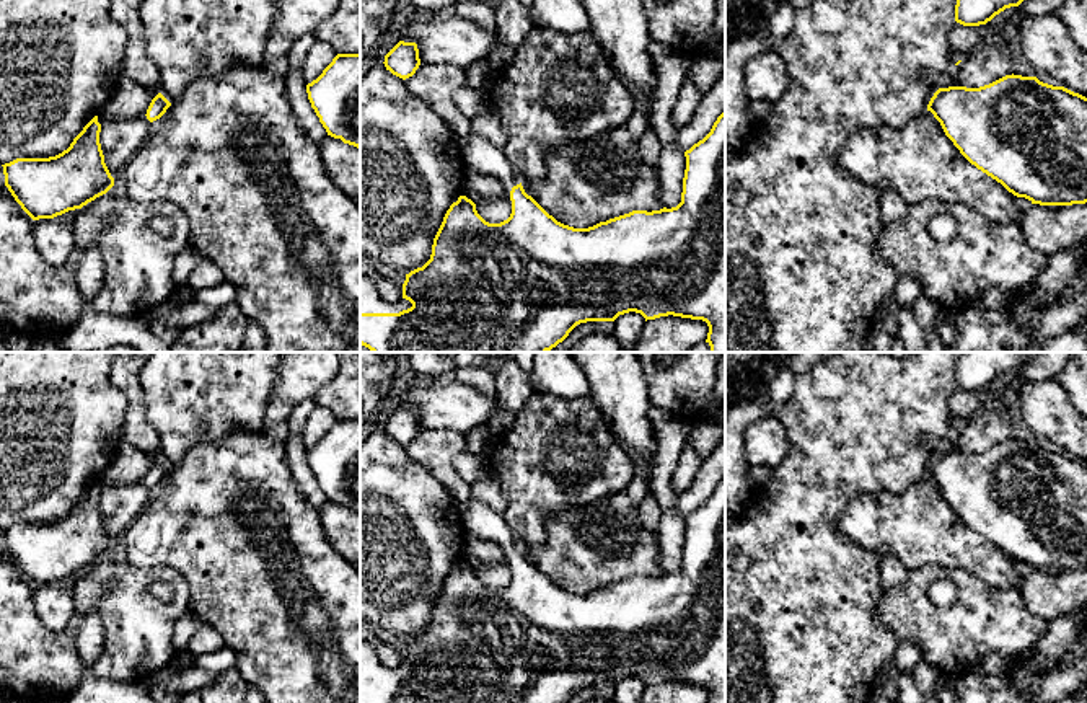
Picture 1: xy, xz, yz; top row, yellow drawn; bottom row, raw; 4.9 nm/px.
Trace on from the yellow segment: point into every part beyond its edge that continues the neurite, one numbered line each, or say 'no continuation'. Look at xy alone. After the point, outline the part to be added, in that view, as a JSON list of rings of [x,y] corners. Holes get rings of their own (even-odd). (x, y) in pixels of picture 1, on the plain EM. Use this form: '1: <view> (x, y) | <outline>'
no continuation

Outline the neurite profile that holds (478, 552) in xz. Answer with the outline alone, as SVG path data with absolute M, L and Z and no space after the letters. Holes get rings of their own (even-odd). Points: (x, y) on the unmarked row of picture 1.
M464 532L463 561L477 569L482 566L504 564L510 561L510 556L502 550L500 545Z

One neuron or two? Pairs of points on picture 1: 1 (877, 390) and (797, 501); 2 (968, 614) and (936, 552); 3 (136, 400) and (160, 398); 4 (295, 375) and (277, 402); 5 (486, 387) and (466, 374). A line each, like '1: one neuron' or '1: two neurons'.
1: one neuron
2: two neurons
3: two neurons
4: one neuron
5: one neuron

